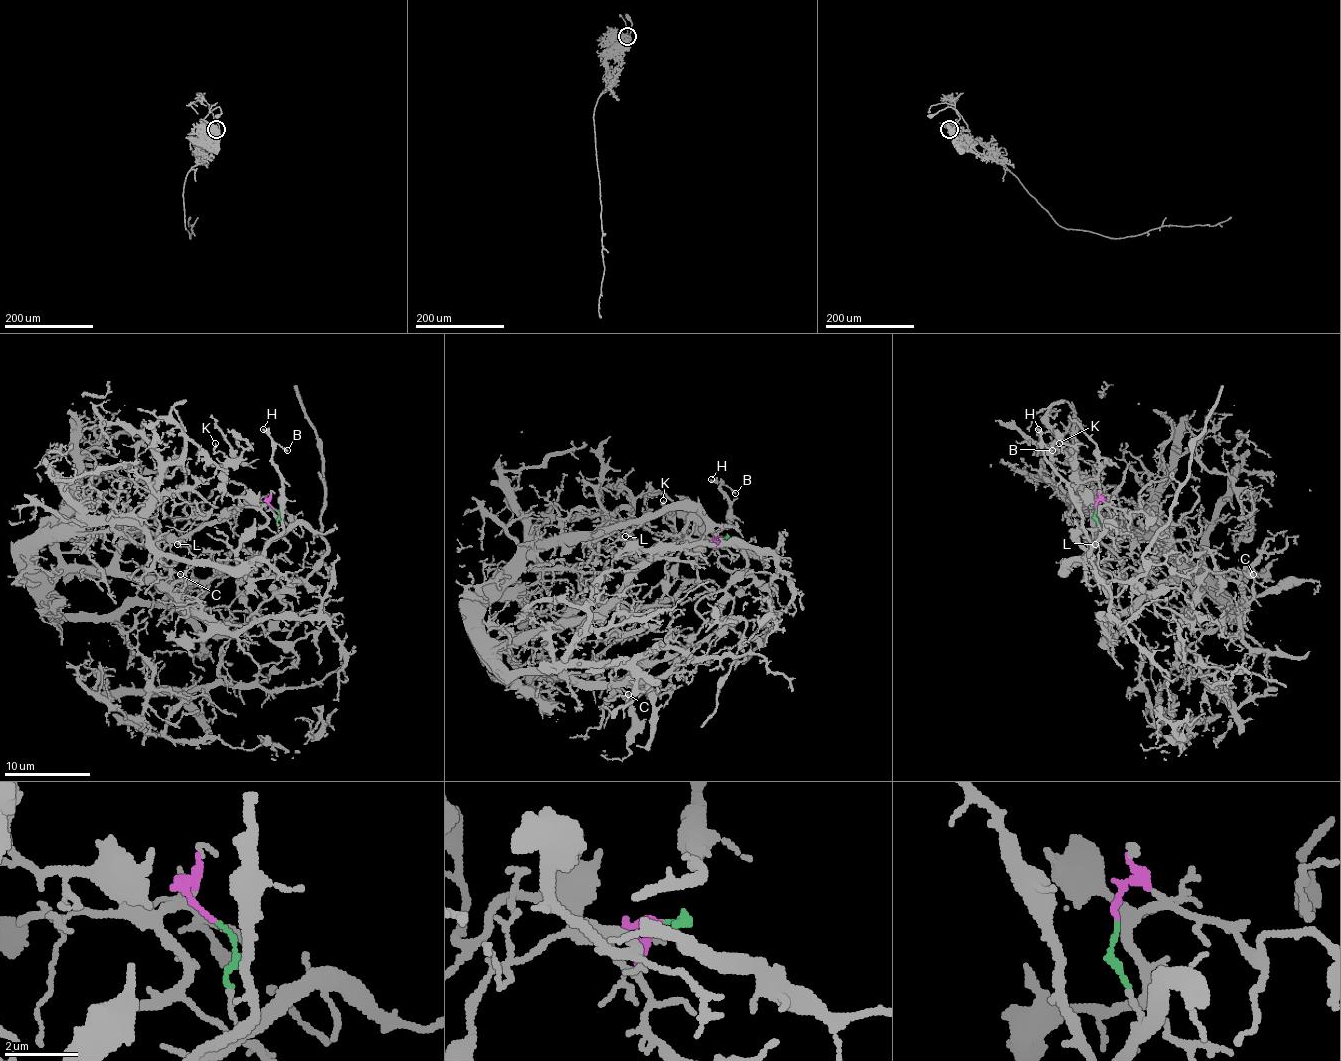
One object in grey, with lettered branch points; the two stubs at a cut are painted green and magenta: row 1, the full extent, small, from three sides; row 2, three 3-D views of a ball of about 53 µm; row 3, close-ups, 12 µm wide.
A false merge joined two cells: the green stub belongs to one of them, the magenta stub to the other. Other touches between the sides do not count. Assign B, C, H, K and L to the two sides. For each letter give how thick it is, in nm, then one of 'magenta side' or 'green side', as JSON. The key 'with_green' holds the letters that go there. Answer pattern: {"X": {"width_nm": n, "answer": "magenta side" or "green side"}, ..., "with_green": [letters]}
{"B": {"width_nm": 130, "answer": "green side"}, "C": {"width_nm": 130, "answer": "green side"}, "H": {"width_nm": 240, "answer": "green side"}, "K": {"width_nm": 160, "answer": "magenta side"}, "L": {"width_nm": 170, "answer": "green side"}, "with_green": ["B", "C", "H", "L"]}

